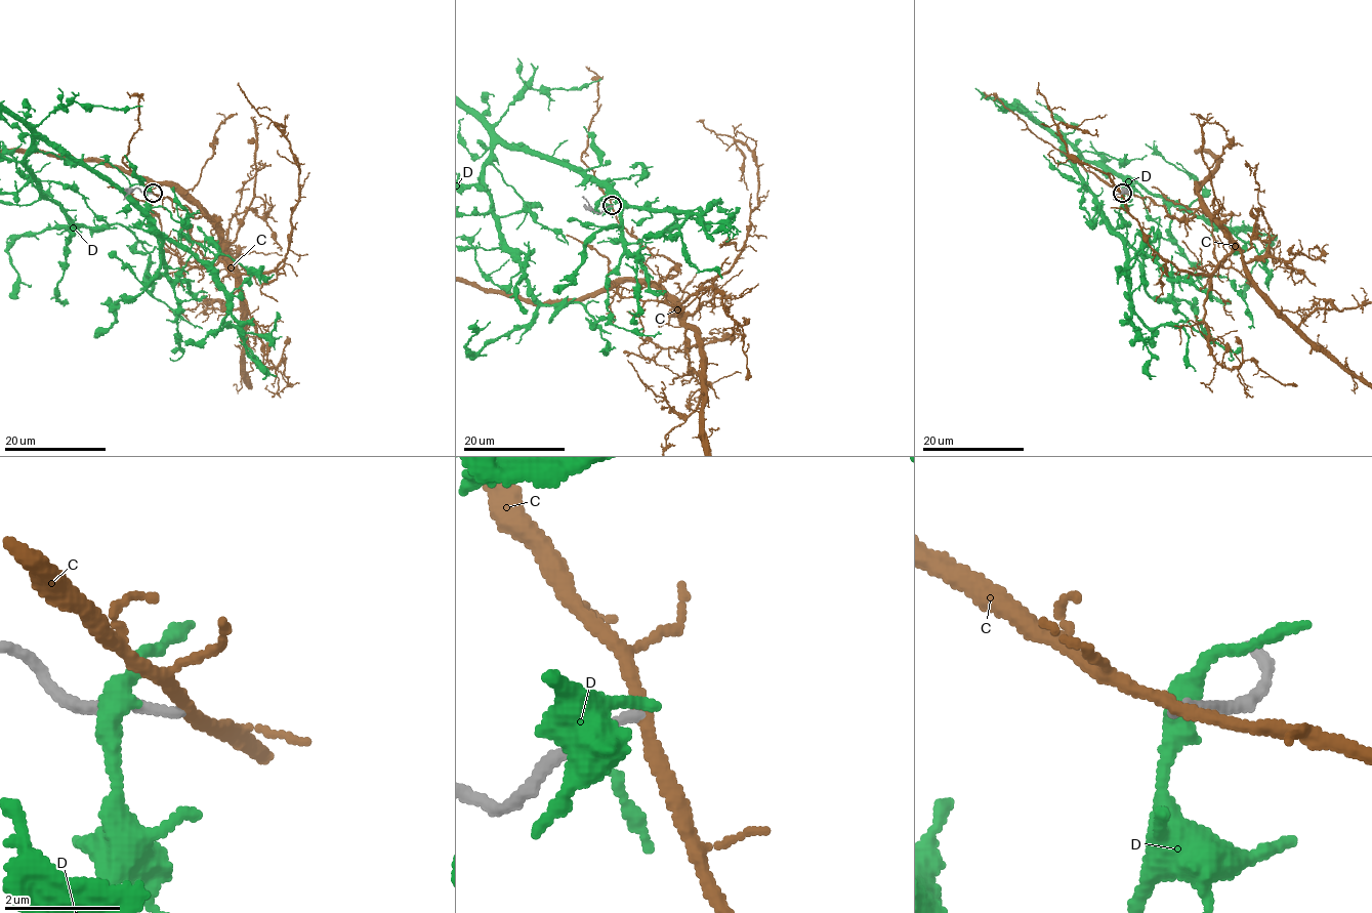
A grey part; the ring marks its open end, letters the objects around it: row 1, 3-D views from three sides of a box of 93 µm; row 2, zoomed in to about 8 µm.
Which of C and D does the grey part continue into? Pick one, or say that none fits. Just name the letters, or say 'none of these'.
none of these

